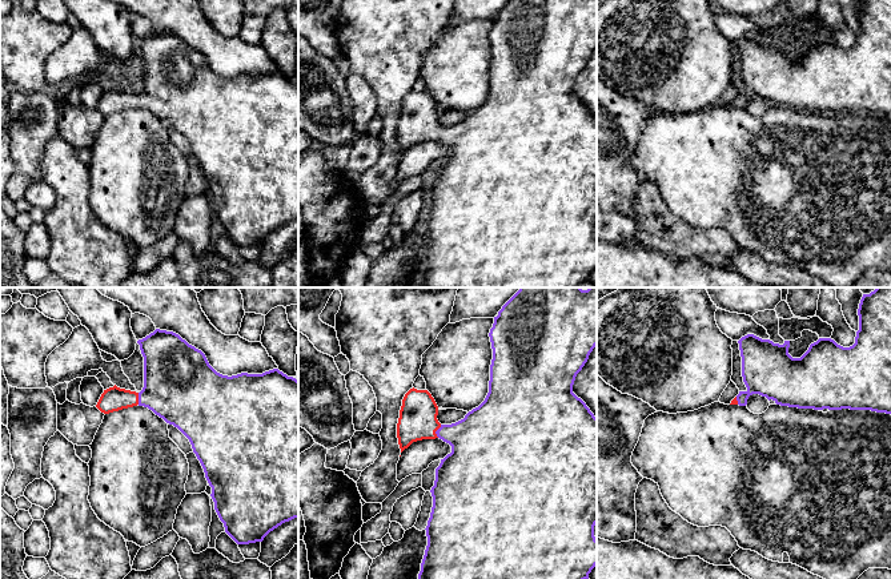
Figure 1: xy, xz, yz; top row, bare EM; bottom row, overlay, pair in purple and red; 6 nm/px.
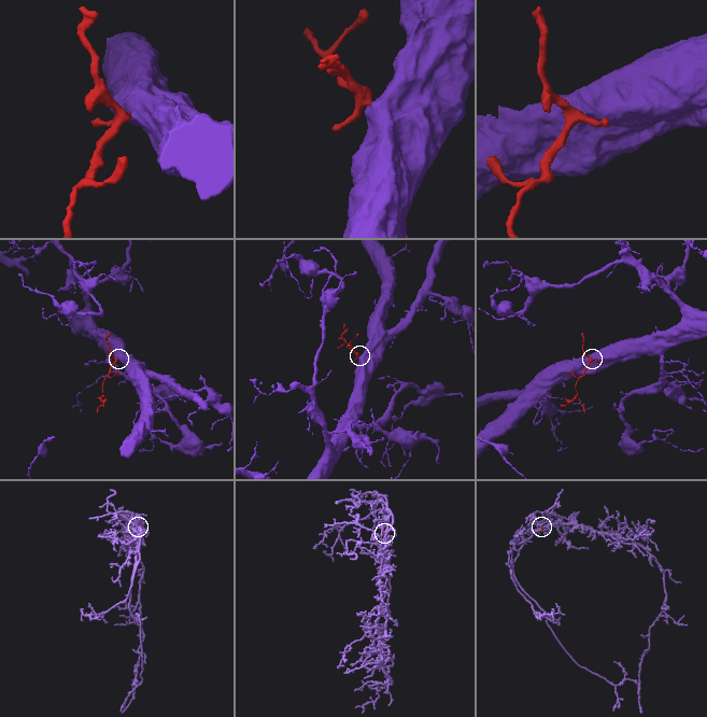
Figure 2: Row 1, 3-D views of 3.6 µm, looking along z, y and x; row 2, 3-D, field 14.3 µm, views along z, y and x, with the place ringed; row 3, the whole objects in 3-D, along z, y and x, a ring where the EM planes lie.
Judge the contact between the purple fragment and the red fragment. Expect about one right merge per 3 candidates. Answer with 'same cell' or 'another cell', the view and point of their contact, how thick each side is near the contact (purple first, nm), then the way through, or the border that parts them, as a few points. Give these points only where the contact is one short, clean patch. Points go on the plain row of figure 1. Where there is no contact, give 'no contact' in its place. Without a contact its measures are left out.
same cell; meets purple in xz at (436, 133); 320 nm thick on the purple side, 220 nm on the other; runs through xz (476, 143), (464, 137), (436, 133), (417, 123)

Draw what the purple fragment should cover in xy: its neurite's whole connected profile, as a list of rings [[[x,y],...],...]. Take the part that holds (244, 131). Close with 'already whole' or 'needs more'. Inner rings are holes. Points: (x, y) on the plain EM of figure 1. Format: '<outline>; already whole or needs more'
[[[156,31],[153,35],[147,37],[143,41],[139,41],[141,56],[144,59],[144,89],[140,95],[120,91],[116,87],[104,92],[96,109],[104,114],[109,116],[123,110],[133,108],[144,108],[152,112],[156,117],[162,120],[166,125],[177,129],[190,144],[193,154],[200,162],[205,180],[212,189],[212,201],[214,204],[214,212],[224,225],[225,234],[237,245],[237,246],[249,246],[256,244],[262,244],[264,240],[281,228],[285,224],[289,224],[294,220],[298,220],[298,83],[293,79],[288,79],[278,71],[265,73],[262,76],[248,76],[241,75],[237,77],[222,77],[217,75],[208,64],[205,56],[189,47],[178,36],[173,33]]]; needs more

